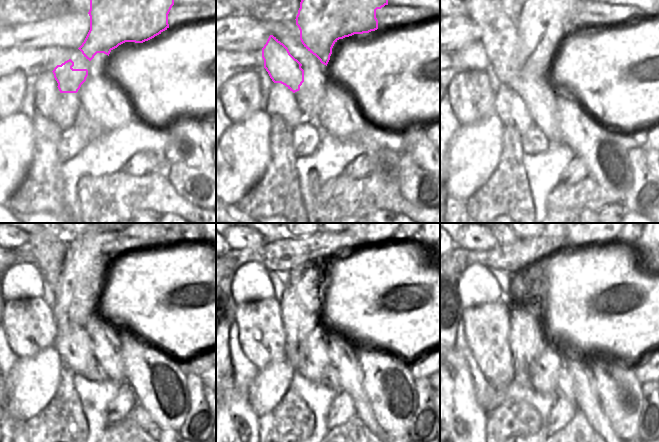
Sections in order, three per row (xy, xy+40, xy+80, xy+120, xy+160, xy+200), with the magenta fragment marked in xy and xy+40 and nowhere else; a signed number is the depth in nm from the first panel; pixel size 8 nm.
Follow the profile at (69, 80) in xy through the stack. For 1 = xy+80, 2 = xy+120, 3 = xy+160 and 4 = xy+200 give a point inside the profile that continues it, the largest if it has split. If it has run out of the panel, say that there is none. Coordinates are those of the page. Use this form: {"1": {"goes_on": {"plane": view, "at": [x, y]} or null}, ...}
{"1": {"goes_on": {"plane": "xy+80", "at": [505, 60]}}, "2": {"goes_on": {"plane": "xy+120", "at": [79, 259]}}, "3": {"goes_on": {"plane": "xy+160", "at": [298, 325]}}, "4": {"goes_on": {"plane": "xy+200", "at": [526, 338]}}}

